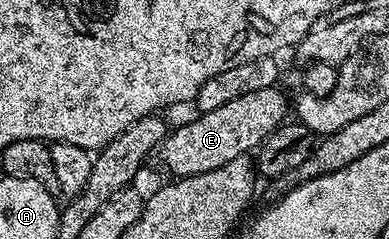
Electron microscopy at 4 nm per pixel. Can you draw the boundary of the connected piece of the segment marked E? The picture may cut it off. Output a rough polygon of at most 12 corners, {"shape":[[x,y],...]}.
{"shape":[[275,86],[173,129],[162,164],[181,178],[253,153],[287,123]]}

